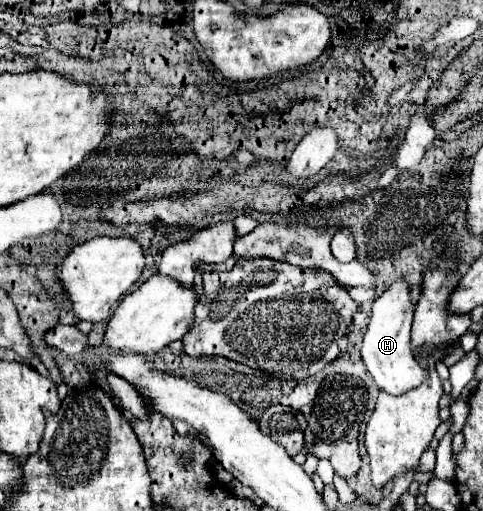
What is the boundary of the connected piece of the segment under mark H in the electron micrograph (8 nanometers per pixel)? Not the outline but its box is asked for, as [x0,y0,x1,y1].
[361,277,425,395]

